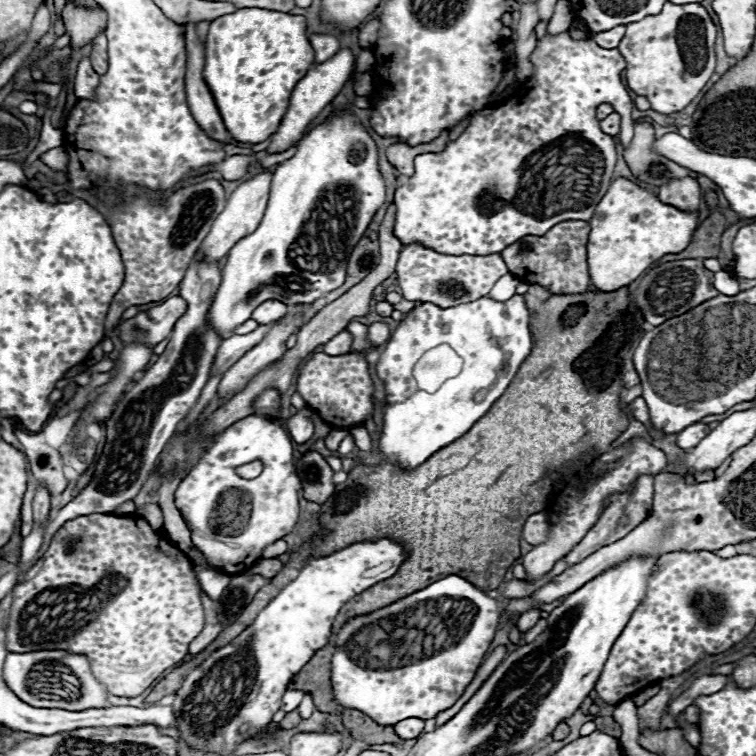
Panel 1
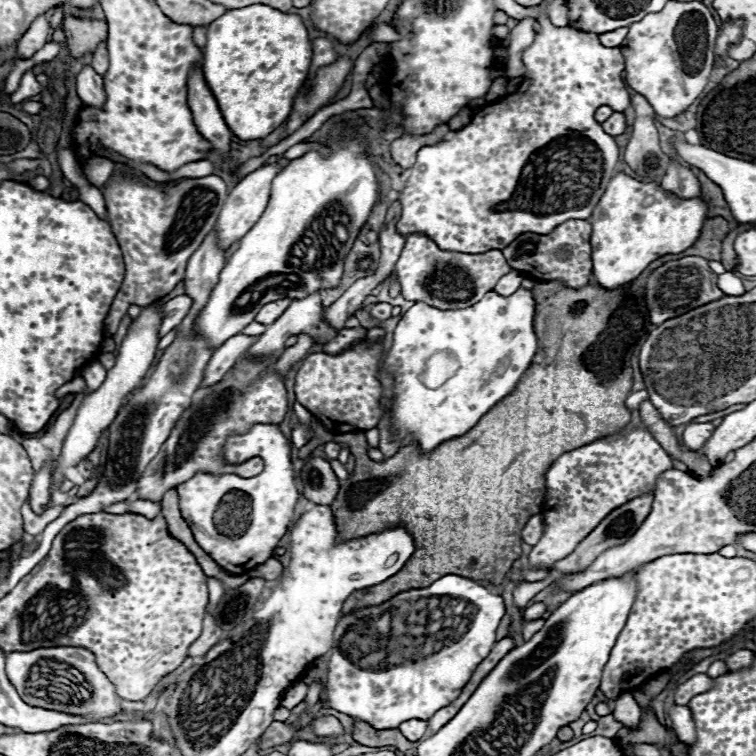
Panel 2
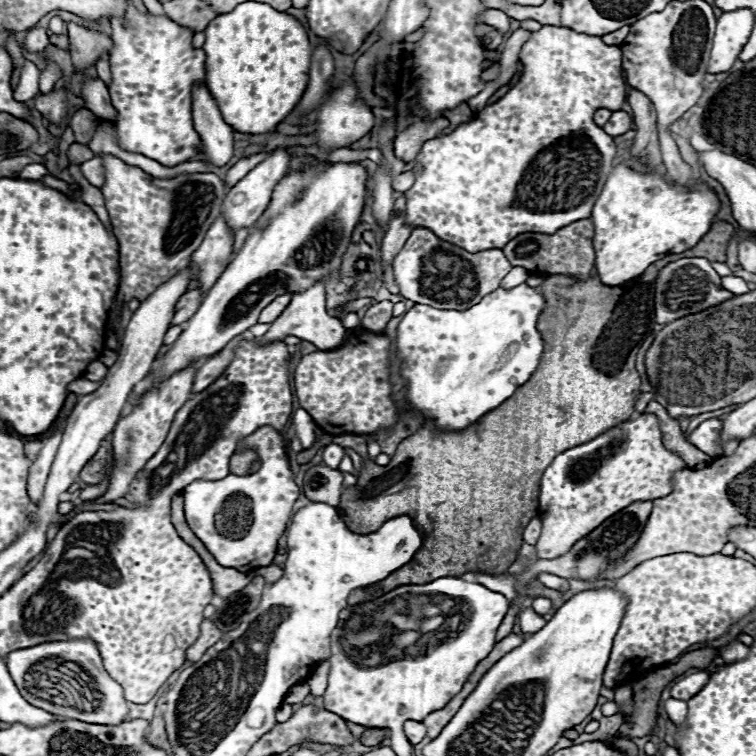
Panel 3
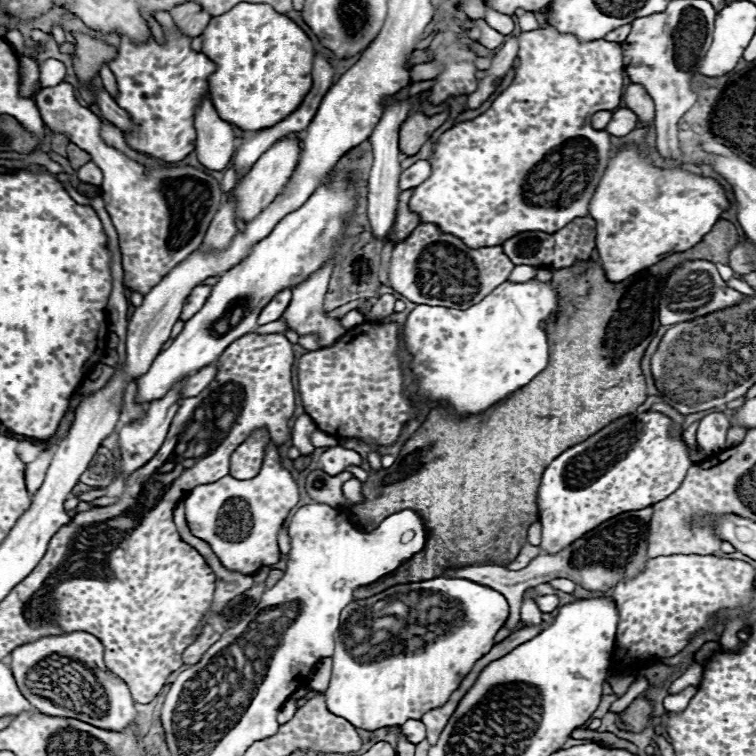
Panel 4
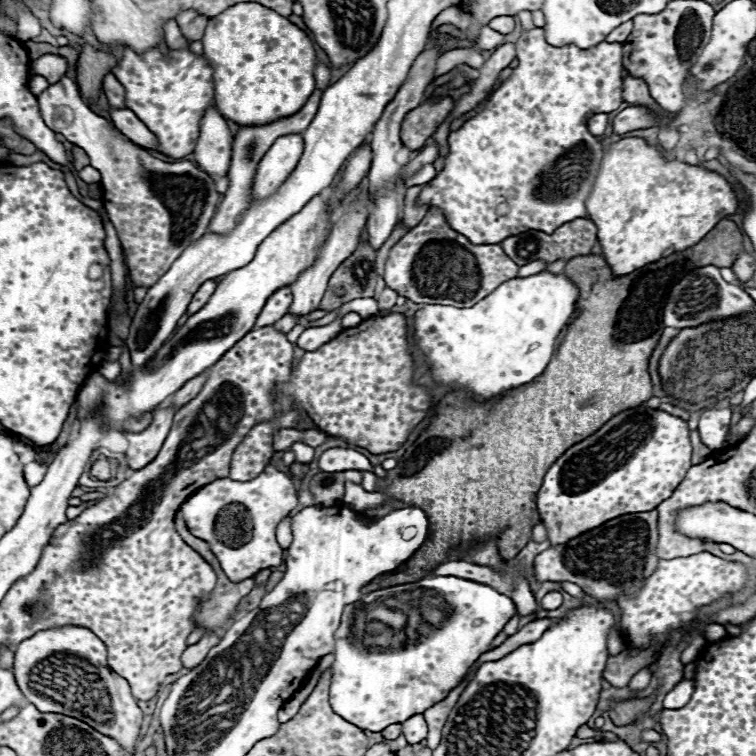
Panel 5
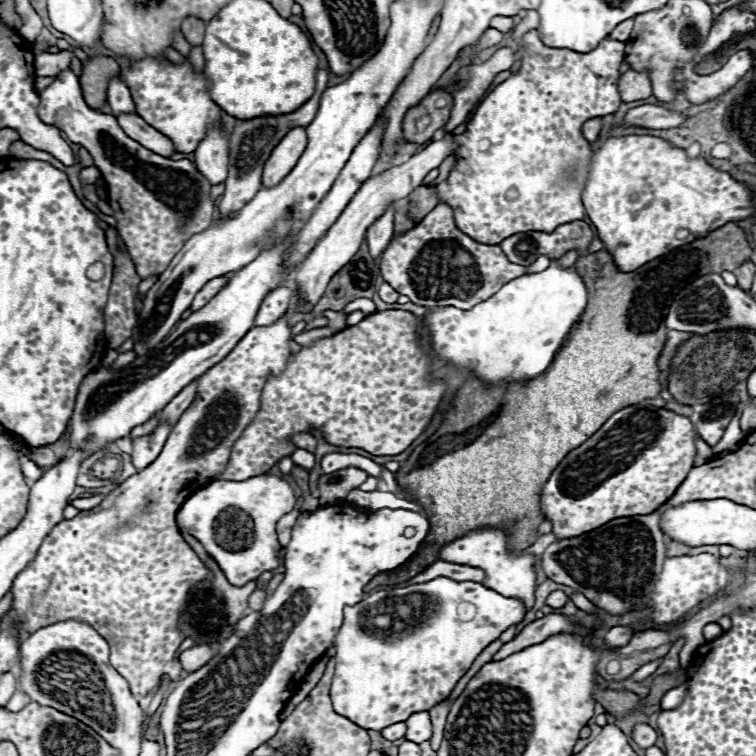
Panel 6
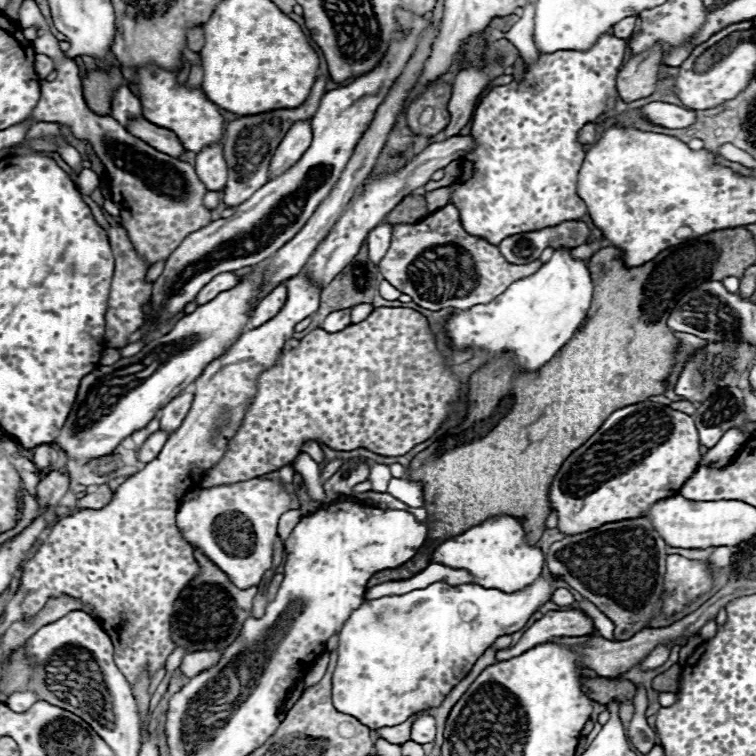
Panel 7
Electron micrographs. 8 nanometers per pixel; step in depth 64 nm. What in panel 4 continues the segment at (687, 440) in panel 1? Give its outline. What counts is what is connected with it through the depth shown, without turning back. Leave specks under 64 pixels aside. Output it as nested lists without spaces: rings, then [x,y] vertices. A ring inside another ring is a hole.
[[[712,412],[700,420],[696,442],[698,446],[708,454],[720,454],[724,452],[724,438],[730,428],[730,418],[724,412]]]

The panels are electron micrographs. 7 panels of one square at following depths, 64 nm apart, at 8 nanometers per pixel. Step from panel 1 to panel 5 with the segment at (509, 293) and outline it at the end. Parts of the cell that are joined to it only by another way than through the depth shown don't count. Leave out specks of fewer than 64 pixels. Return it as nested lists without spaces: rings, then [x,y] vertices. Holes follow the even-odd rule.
[[[536,260],[536,262],[530,262],[530,264],[524,264],[518,268],[518,278],[528,278],[532,274],[540,274],[542,270],[546,270],[548,262],[542,262],[542,260]]]

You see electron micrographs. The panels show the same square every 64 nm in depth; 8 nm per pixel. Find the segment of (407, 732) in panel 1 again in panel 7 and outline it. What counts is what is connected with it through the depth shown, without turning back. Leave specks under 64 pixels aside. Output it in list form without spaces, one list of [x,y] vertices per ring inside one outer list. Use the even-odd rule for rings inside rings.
[[[422,714],[414,720],[412,724],[412,732],[410,732],[410,740],[418,742],[418,744],[428,744],[434,742],[436,736],[436,720],[430,714]]]

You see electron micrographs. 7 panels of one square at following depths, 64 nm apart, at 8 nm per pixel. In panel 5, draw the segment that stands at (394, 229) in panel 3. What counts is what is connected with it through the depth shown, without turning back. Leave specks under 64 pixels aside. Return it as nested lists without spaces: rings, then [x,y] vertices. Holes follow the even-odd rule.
[[[412,186],[412,188],[408,188],[406,194],[404,194],[402,226],[404,226],[406,230],[410,230],[412,226],[418,226],[420,220],[422,220],[422,218],[426,216],[426,212],[428,212],[426,206],[424,206],[424,208],[416,208],[416,198],[418,198],[418,194],[420,194],[420,188],[422,188],[422,186]]]

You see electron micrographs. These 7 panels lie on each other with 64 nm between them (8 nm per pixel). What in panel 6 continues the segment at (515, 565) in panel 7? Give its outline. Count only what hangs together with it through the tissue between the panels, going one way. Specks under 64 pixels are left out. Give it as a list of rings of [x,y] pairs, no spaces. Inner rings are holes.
[[[484,528],[484,530],[472,530],[466,536],[446,544],[440,550],[440,560],[444,562],[454,562],[454,564],[466,564],[474,568],[482,568],[486,572],[486,580],[482,582],[484,586],[498,590],[504,596],[520,598],[520,602],[530,610],[534,606],[534,590],[536,590],[536,572],[534,556],[524,556],[520,552],[508,552],[506,550],[506,532],[500,528]]]

